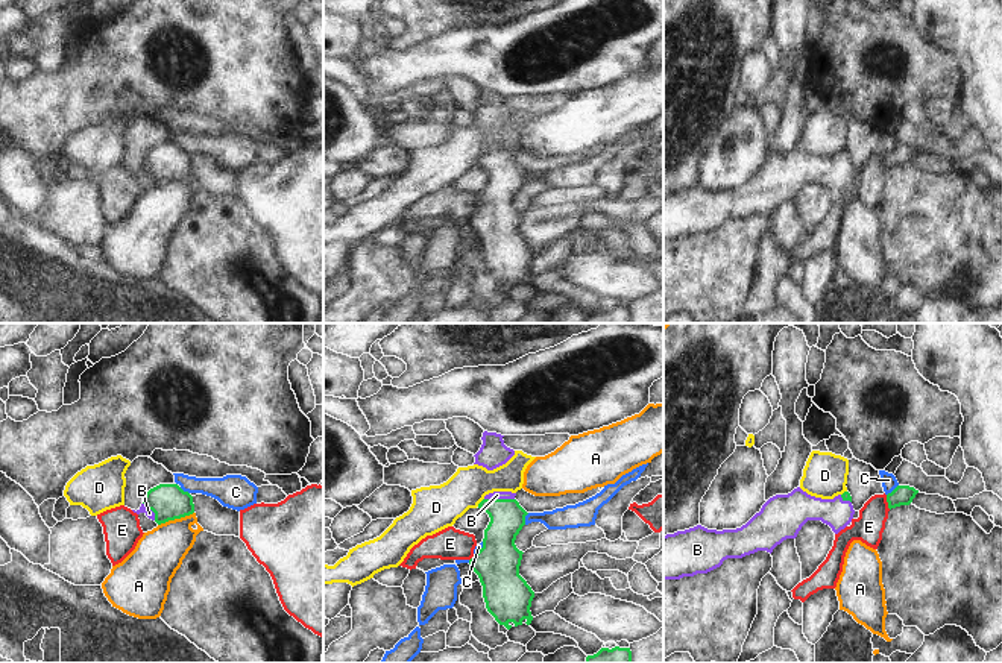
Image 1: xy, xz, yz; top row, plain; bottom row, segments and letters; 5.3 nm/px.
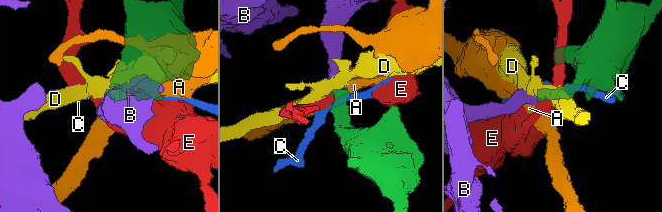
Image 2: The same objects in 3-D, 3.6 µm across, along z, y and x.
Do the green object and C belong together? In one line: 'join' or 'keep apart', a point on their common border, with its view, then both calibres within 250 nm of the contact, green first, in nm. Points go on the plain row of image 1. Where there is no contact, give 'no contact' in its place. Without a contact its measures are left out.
keep apart | xz (524, 179) | 220/130 nm

